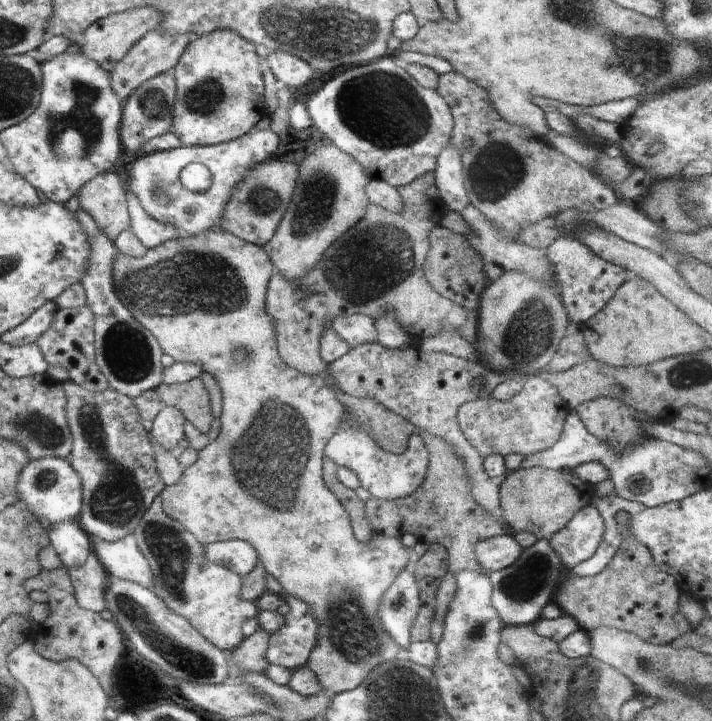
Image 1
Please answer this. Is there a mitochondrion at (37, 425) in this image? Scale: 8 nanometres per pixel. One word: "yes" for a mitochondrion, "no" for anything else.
yes

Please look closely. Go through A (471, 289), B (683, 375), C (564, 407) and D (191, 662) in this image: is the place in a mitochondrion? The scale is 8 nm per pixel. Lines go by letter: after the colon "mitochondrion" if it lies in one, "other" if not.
A: other
B: mitochondrion
C: other
D: mitochondrion

